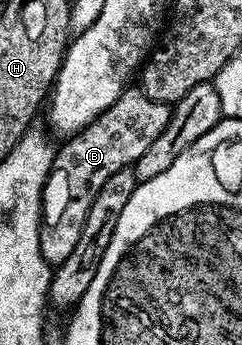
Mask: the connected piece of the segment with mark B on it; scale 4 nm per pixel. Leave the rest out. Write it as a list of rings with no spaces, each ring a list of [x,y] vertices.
[[[124,91],[96,120],[74,136],[66,137],[63,145],[58,145],[54,164],[43,186],[40,218],[40,252],[47,265],[58,266],[69,258],[73,246],[77,246],[77,238],[81,238],[81,226],[85,226],[97,190],[101,190],[117,170],[134,166],[169,122],[172,105],[157,102],[142,91],[131,91]]]

